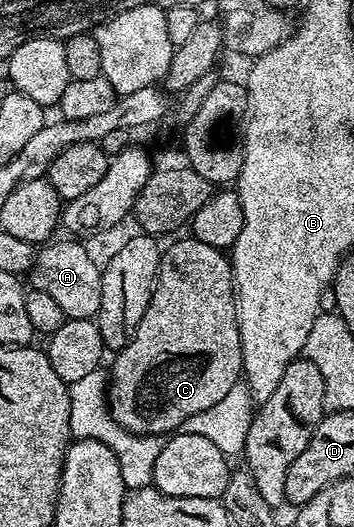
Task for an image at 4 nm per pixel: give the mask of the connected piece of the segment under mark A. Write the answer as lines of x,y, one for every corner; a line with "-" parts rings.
67,239
45,243
35,253
30,269
31,287
37,292
50,294
50,298
54,298
58,306
62,306
67,319
90,320
98,314
102,302
102,268
94,265
79,239

